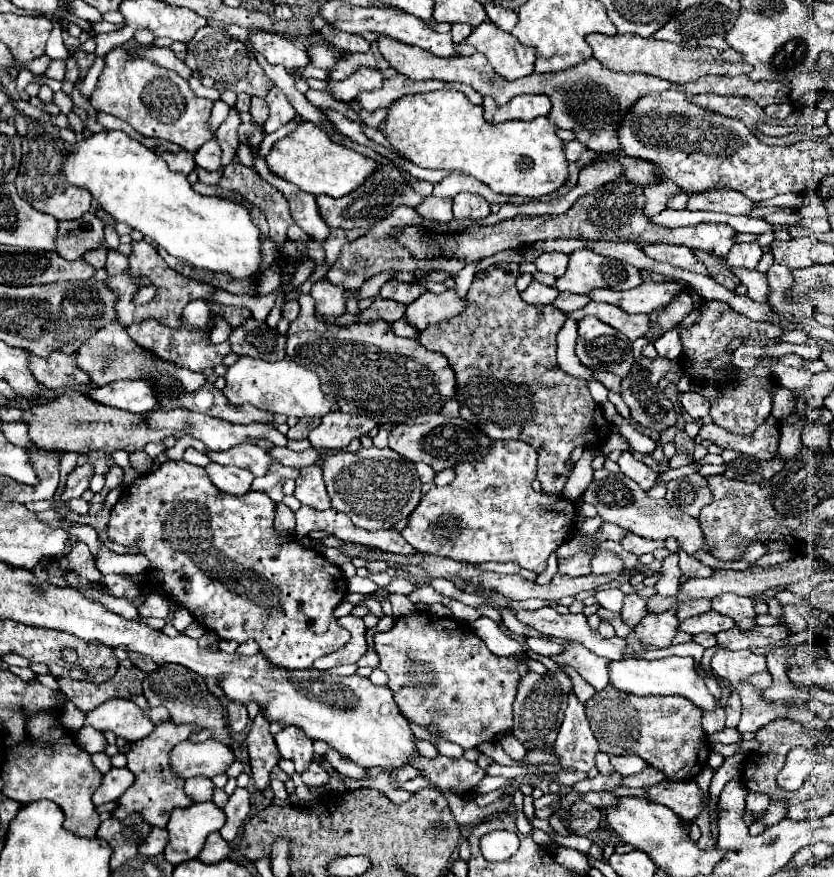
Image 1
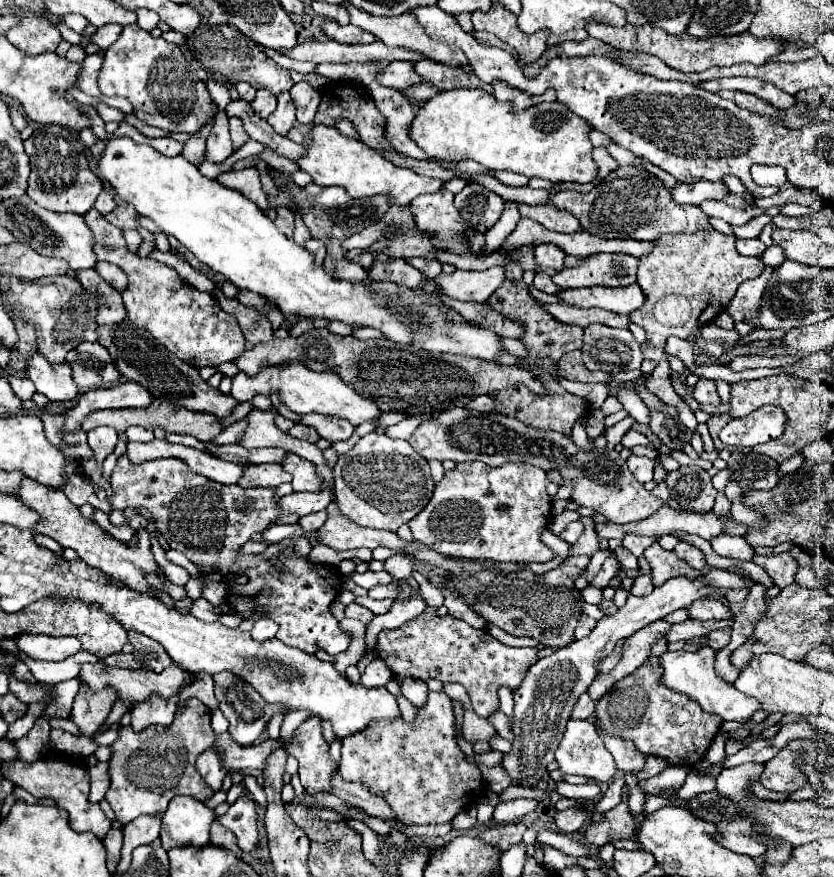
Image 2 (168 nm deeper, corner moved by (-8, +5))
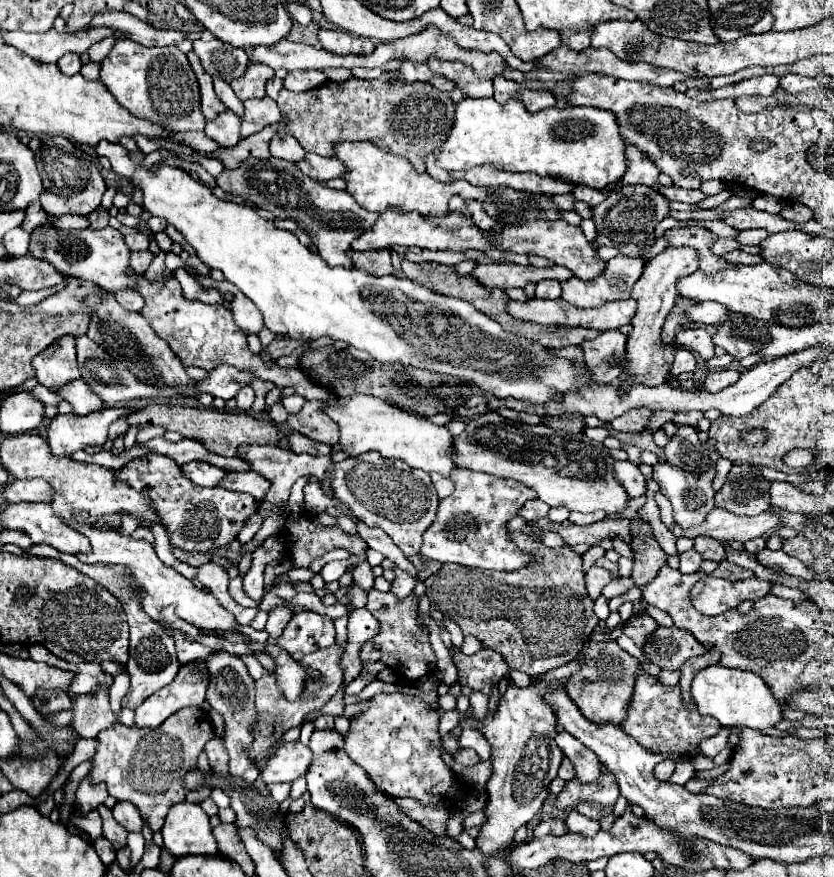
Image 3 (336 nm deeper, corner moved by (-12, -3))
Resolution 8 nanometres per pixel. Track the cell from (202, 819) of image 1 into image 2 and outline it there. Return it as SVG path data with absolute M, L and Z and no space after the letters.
M178 796L170 802L162 818L162 846L166 850L172 850L176 846L208 846L212 822L214 810L206 808L196 798Z

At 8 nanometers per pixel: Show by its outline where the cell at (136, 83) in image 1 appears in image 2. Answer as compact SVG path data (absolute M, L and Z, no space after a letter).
M138 24L122 28L118 40L104 52L104 64L98 76L98 86L104 96L122 96L134 106L134 114L156 128L168 132L194 134L214 112L214 102L186 62L182 50L164 38L154 38Z

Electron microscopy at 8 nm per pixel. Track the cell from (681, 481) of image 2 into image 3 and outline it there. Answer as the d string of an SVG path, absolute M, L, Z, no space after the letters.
M660 462L654 466L652 478L658 482L662 494L672 502L674 520L682 528L702 524L714 508L714 470L704 474L688 474L666 462Z

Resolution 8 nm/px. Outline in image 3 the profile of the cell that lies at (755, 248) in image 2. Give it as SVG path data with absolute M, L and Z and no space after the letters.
M720 238L718 242L716 242L716 246L714 246L714 254L726 254L726 252L732 252L732 250L740 250L742 246L740 246L740 242L736 242L736 240L728 240L728 238Z

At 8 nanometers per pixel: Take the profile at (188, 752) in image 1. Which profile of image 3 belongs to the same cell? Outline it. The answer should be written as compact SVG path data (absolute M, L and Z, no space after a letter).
M300 740L282 742L260 768L260 778L264 782L294 782L310 766L310 748Z

